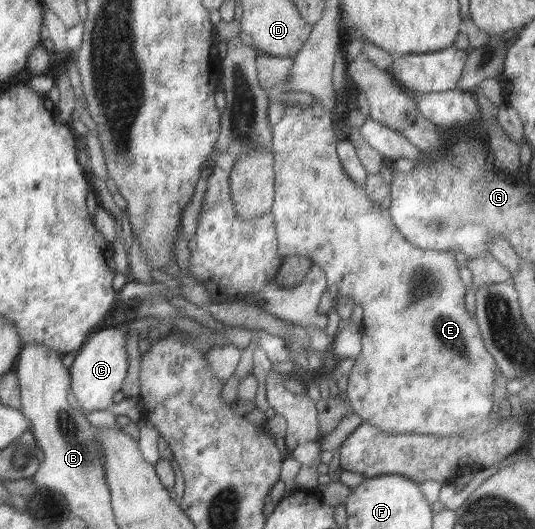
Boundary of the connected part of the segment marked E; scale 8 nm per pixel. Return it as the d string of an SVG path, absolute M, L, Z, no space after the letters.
M285 104L285 115L280 119L273 130L273 154L275 154L276 169L276 200L272 206L272 213L276 219L276 234L281 248L280 254L283 256L291 256L299 254L299 256L307 256L313 263L323 267L325 275L327 275L326 289L333 297L333 308L335 310L339 299L344 296L350 296L355 306L363 307L363 319L361 326L363 327L362 352L360 356L354 360L351 373L349 375L349 387L347 388L347 396L352 406L351 412L357 413L365 422L375 425L377 429L385 431L389 434L431 434L437 436L455 435L465 430L472 429L489 416L493 406L494 398L494 379L498 366L493 356L486 350L480 327L476 322L474 315L469 315L465 309L465 295L467 294L466 286L461 280L459 274L459 264L455 260L453 252L440 250L423 250L417 248L410 243L403 233L397 228L393 222L391 212L389 210L381 210L380 206L367 196L365 186L357 186L355 180L349 178L349 174L345 172L340 158L338 157L335 128L333 128L333 114L325 111L320 105L288 105Z

